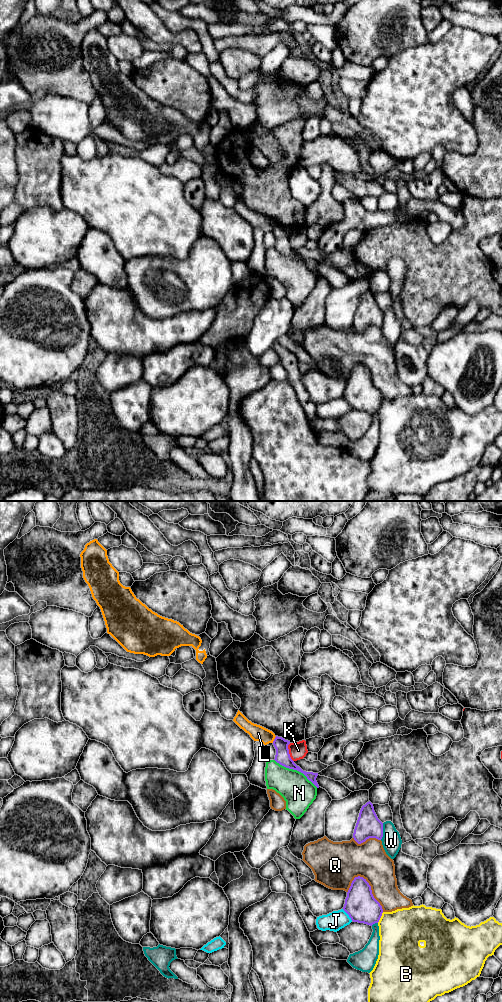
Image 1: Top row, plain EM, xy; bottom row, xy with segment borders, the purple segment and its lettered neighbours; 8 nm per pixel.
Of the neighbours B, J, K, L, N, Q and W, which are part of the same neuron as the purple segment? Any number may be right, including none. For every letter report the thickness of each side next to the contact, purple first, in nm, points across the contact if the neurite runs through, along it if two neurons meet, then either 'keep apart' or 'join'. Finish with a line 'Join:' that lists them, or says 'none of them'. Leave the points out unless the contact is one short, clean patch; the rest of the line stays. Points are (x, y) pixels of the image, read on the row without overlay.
B: 260/360 nm | keep apart
J: 260/150 nm | keep apart
K: 120/140 nm | keep apart
L: 120/130 nm | along xy (276, 224), (272, 230) | keep apart
N: 120/260 nm | keep apart
Q: 260/300 nm | keep apart
W: 200/160 nm | keep apart
Join: none of them

